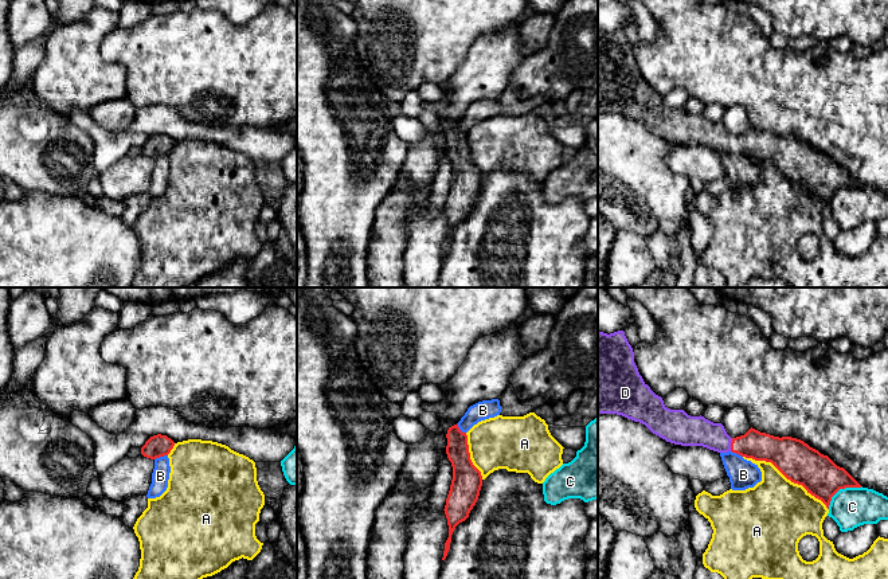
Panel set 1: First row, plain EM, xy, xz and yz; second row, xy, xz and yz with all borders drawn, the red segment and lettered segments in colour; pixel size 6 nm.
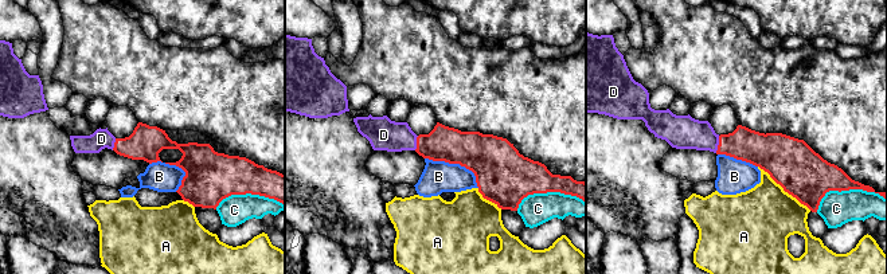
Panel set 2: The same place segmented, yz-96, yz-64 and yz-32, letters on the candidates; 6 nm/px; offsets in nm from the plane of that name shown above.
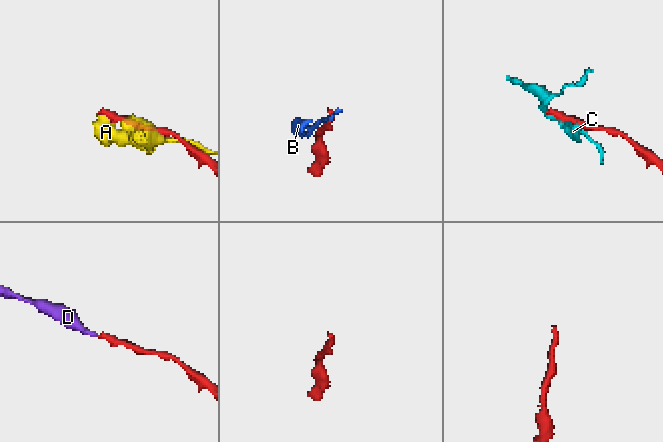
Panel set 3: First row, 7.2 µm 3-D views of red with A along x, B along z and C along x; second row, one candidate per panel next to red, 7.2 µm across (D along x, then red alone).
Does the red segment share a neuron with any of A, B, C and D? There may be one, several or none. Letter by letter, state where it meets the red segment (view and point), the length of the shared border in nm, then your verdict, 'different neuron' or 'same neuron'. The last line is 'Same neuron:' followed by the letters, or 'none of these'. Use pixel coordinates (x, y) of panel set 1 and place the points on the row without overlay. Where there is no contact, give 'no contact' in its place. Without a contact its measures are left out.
A: contact yz (786, 176); length 600 nm; different neuron
B: contact xy (160, 155); length 90 nm; different neuron
C: contact yz (841, 187); length 240 nm; different neuron
D: contact yz (731, 144); length 80 nm; same neuron
Same neuron: D

